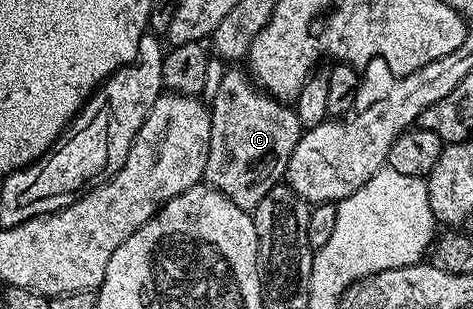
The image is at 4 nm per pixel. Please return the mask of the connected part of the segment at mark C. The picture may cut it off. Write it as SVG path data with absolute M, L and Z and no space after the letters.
M229 66L211 101L209 117L211 142L204 183L227 194L235 206L246 210L257 208L267 190L282 183L287 162L291 162L291 150L301 140L303 129L296 107L258 88L244 67Z

